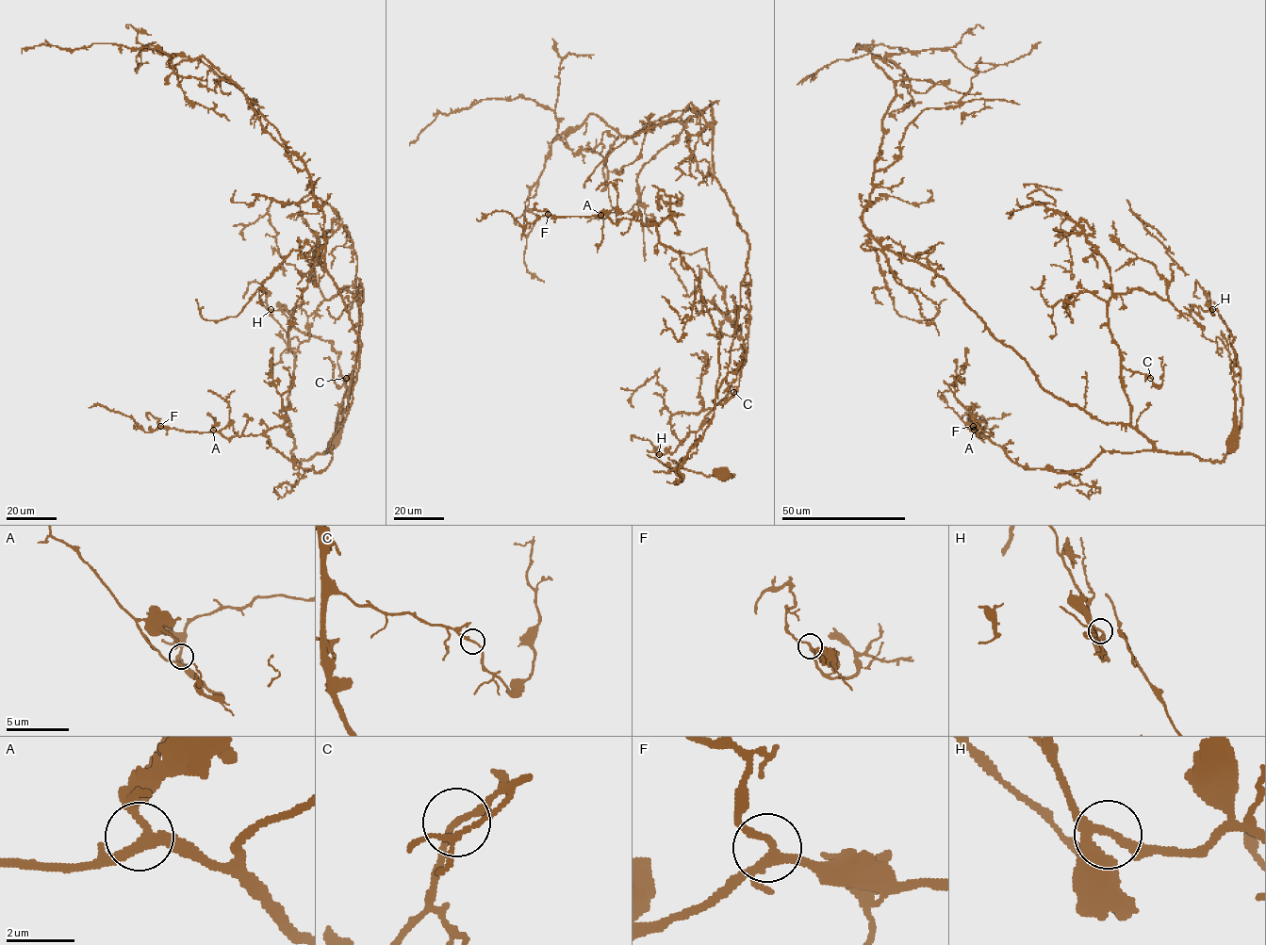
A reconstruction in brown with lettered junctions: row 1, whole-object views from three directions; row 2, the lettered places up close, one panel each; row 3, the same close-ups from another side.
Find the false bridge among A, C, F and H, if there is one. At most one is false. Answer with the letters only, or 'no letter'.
no letter

